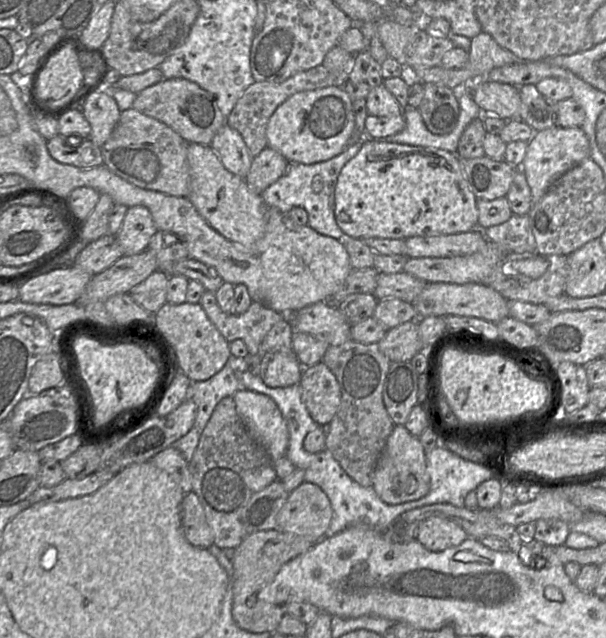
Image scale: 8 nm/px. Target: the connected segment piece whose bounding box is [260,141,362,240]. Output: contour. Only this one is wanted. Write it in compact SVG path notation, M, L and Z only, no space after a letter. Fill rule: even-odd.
M362 141L349 145L340 154L326 161L314 164L290 163L290 170L267 187L260 194L261 198L267 207L275 207L283 214L288 214L294 207L301 207L308 214L308 226L322 235L345 240L345 234L335 219L335 186L342 168L359 152L361 145Z

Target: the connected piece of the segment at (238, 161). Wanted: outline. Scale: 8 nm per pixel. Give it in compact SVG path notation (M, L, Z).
M225 124L214 135L210 148L229 172L246 178L253 157L237 130Z

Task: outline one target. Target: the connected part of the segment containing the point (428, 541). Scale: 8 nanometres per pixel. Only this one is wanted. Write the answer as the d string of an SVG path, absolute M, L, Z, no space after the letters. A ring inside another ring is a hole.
M429 517L416 530L416 540L431 552L458 546L467 538L462 527L443 517Z

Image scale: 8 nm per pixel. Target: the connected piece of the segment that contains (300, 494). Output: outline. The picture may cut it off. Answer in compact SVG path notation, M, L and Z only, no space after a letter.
M303 481L289 496L277 515L277 529L306 539L320 540L329 533L332 506L316 484Z

